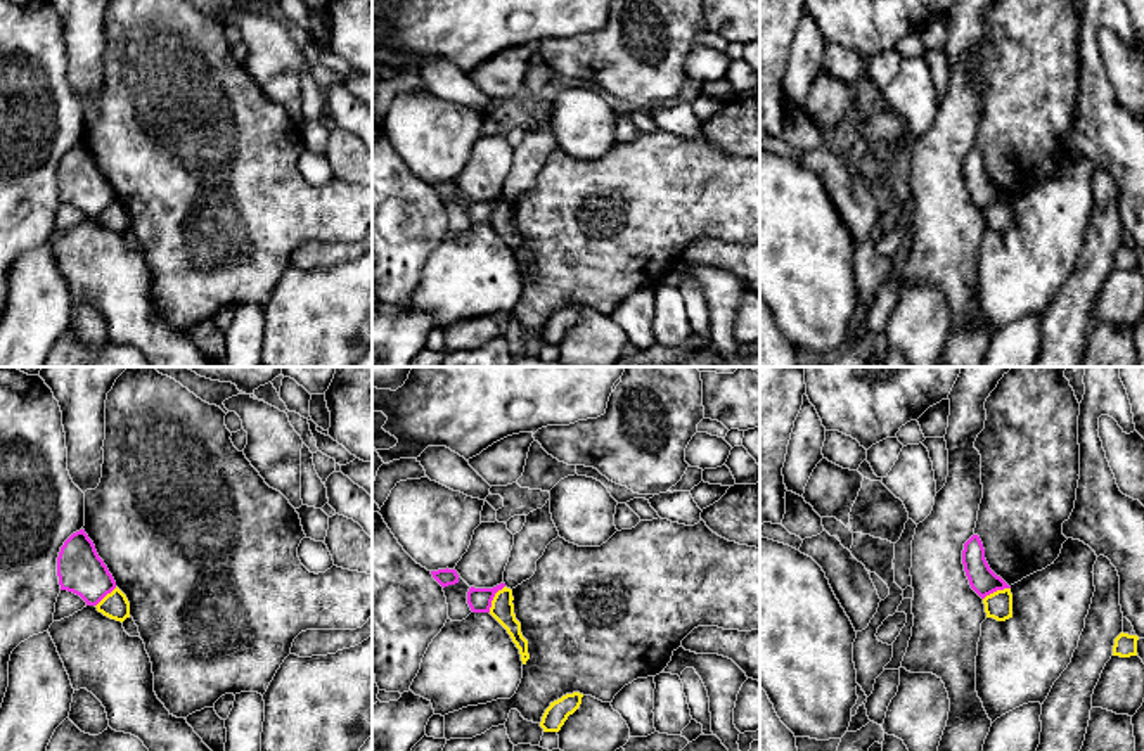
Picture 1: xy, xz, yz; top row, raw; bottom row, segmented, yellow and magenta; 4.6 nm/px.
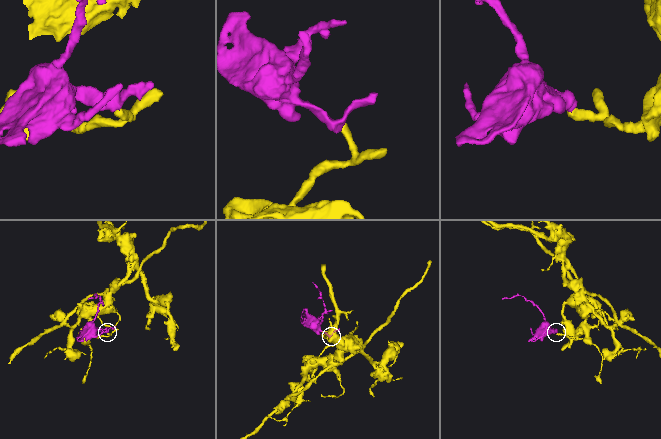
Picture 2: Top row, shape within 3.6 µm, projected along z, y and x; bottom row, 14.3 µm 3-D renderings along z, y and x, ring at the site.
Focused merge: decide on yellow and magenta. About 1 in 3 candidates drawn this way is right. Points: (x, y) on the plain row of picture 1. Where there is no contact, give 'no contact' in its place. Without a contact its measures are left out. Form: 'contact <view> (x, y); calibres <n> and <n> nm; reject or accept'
contact xz (494, 211); calibres 110 and 110 nm; reject

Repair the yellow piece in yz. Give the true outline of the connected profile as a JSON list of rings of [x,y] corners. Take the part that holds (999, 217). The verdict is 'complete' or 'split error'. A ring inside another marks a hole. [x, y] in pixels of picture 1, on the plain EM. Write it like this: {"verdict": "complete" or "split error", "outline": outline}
{"verdict": "complete", "outline": [[[1011,201],[997,202],[983,211],[987,230],[1006,234],[1012,230]]]}

